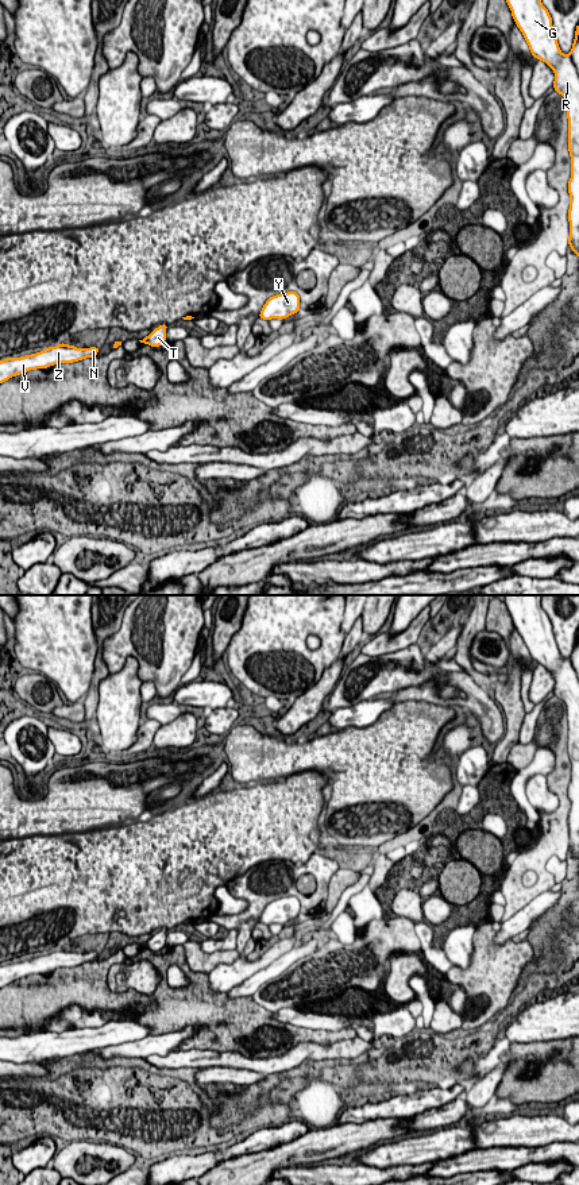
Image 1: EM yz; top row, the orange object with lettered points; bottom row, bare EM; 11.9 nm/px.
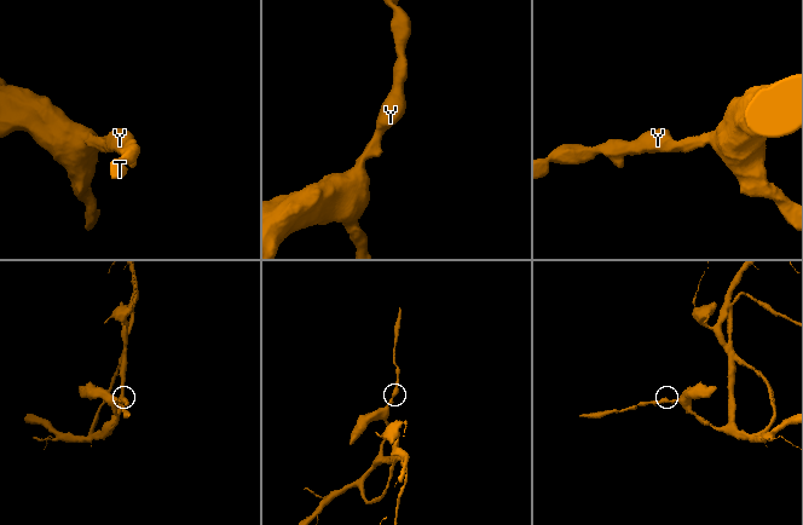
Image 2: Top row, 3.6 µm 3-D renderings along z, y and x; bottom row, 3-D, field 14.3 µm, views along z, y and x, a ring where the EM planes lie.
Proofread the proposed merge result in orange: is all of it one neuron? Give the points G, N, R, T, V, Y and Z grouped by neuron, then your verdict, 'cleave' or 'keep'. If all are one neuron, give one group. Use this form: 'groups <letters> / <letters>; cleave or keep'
groups G N R T V Y Z; keep

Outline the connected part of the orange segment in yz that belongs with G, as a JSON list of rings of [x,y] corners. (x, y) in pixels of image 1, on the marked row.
[[[506,0],[506,3],[530,54],[553,70],[552,86],[567,103],[571,157],[568,246],[579,256],[579,26],[575,28],[571,53],[563,54],[553,31],[552,18],[541,0]]]

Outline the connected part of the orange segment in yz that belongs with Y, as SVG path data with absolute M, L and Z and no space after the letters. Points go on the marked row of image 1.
M296 292L273 296L263 305L259 319L267 321L271 319L283 320L292 314L296 314L301 309L300 304L300 294Z

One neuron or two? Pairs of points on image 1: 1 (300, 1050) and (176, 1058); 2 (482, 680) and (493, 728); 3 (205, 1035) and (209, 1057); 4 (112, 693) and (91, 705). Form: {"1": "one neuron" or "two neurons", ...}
{"1": "one neuron", "2": "one neuron", "3": "two neurons", "4": "two neurons"}

